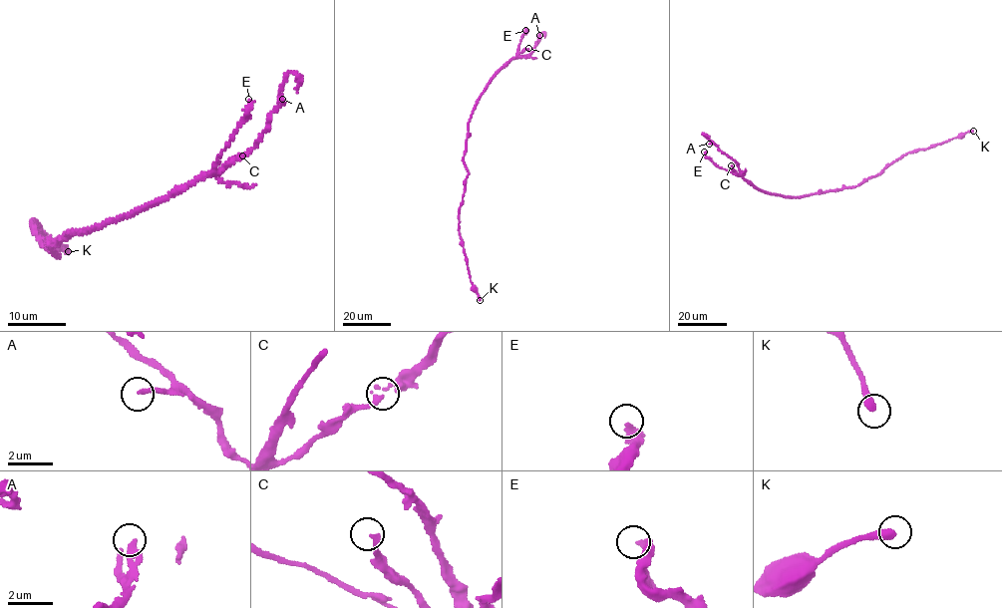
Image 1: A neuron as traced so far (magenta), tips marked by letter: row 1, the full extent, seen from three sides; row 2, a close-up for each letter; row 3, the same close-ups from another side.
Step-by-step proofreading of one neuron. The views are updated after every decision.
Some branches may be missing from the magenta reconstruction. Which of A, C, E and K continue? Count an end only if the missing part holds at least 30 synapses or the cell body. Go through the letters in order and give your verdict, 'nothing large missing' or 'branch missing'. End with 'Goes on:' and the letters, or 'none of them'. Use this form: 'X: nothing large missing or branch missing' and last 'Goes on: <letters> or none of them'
A: nothing large missing
C: nothing large missing
E: nothing large missing
K: nothing large missing
Goes on: none of them

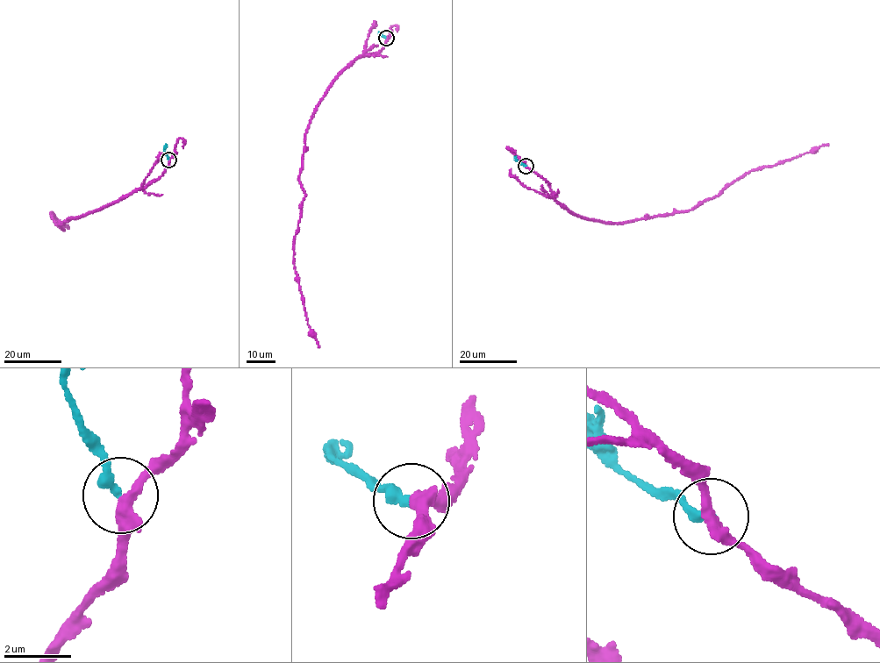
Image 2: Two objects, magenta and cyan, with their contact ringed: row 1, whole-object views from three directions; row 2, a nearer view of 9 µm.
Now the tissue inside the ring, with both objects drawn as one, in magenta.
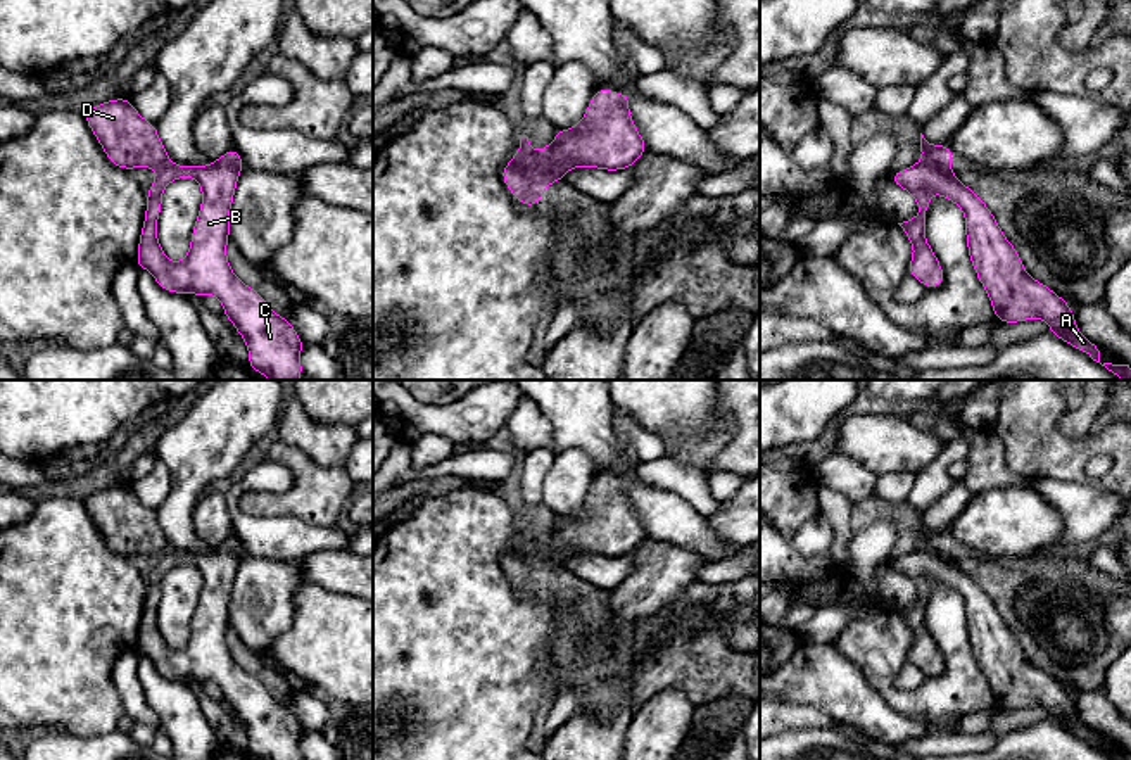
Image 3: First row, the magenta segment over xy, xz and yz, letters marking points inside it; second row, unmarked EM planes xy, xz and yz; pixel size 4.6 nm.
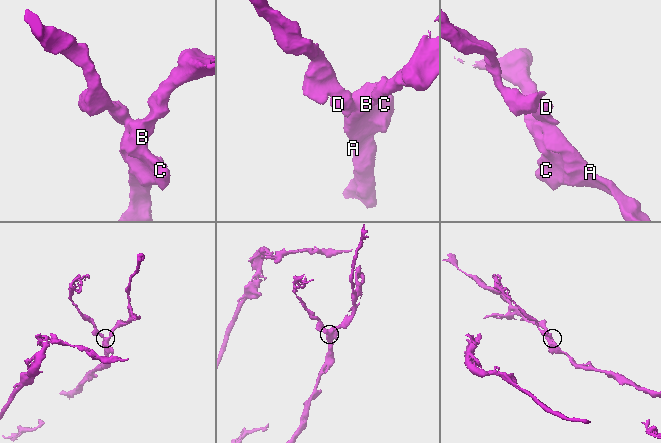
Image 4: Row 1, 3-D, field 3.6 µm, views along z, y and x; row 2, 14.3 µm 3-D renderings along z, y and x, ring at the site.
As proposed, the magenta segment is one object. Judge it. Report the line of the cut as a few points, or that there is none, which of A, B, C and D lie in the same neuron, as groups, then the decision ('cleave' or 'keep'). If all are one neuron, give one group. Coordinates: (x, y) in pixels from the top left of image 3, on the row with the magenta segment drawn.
cut xz (537, 152), (555, 180); groups A B C / D; cleave

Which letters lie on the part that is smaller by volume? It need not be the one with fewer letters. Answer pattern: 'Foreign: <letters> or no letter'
Foreign: D

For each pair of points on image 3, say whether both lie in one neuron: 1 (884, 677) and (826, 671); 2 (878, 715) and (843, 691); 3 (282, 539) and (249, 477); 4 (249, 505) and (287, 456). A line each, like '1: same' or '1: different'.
1: different
2: same
3: same
4: same

